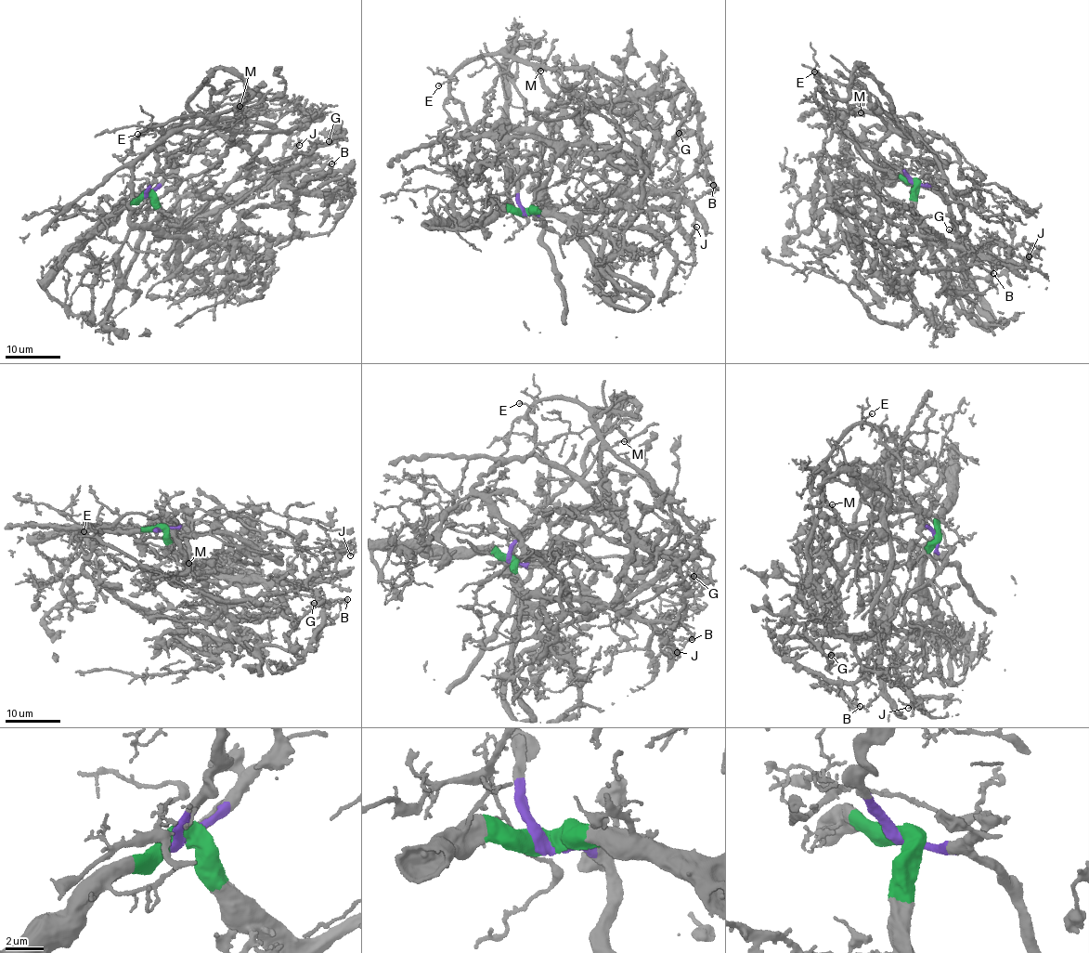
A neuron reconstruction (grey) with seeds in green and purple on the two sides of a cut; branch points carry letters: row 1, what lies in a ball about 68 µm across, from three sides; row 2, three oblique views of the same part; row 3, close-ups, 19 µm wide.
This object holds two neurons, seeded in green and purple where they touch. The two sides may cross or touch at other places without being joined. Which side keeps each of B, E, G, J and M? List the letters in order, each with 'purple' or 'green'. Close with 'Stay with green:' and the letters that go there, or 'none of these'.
B: green
E: purple
G: green
J: green
M: purple
Stay with green: B, G, J

